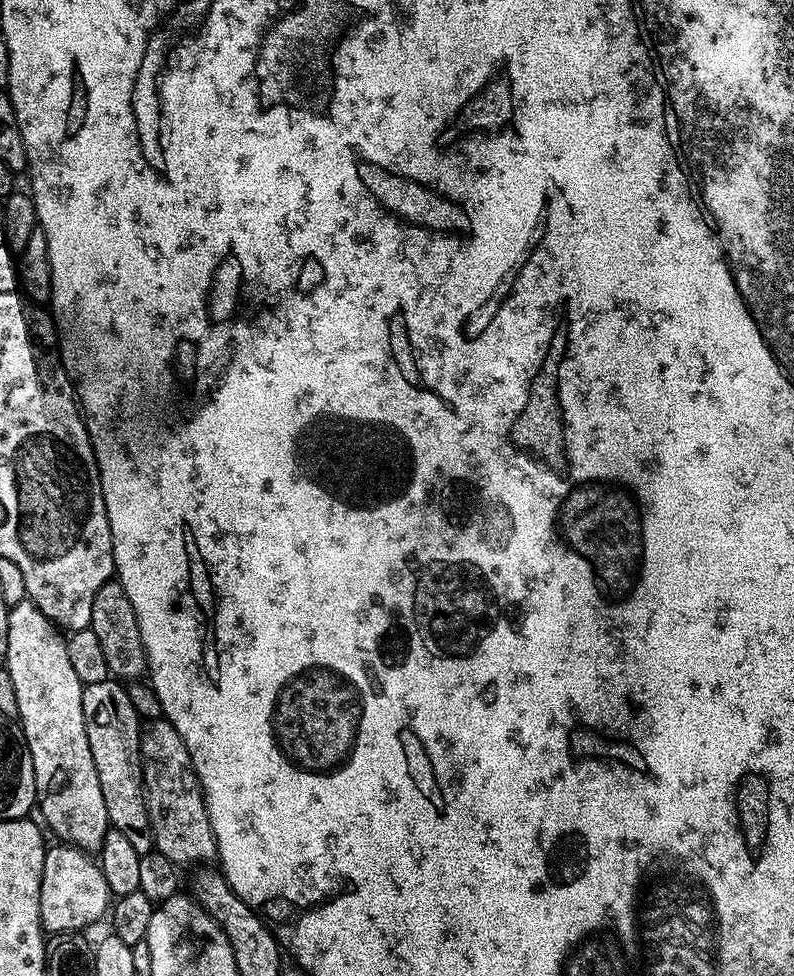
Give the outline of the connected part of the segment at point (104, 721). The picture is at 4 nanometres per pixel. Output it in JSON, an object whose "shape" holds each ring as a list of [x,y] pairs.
{"shape":[[[115,678],[84,685],[82,714],[110,828],[122,834],[141,857],[147,856],[154,845],[148,797],[144,795],[144,760],[140,756],[142,717],[134,710],[134,702],[130,702],[127,687]]]}

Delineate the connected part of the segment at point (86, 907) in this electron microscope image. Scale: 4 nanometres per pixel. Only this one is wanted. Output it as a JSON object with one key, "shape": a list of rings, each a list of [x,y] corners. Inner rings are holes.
{"shape":[[[56,842],[44,853],[42,862],[42,886],[38,898],[40,924],[45,933],[62,932],[83,933],[91,924],[107,917],[114,895],[99,863],[83,848],[74,844]]]}

